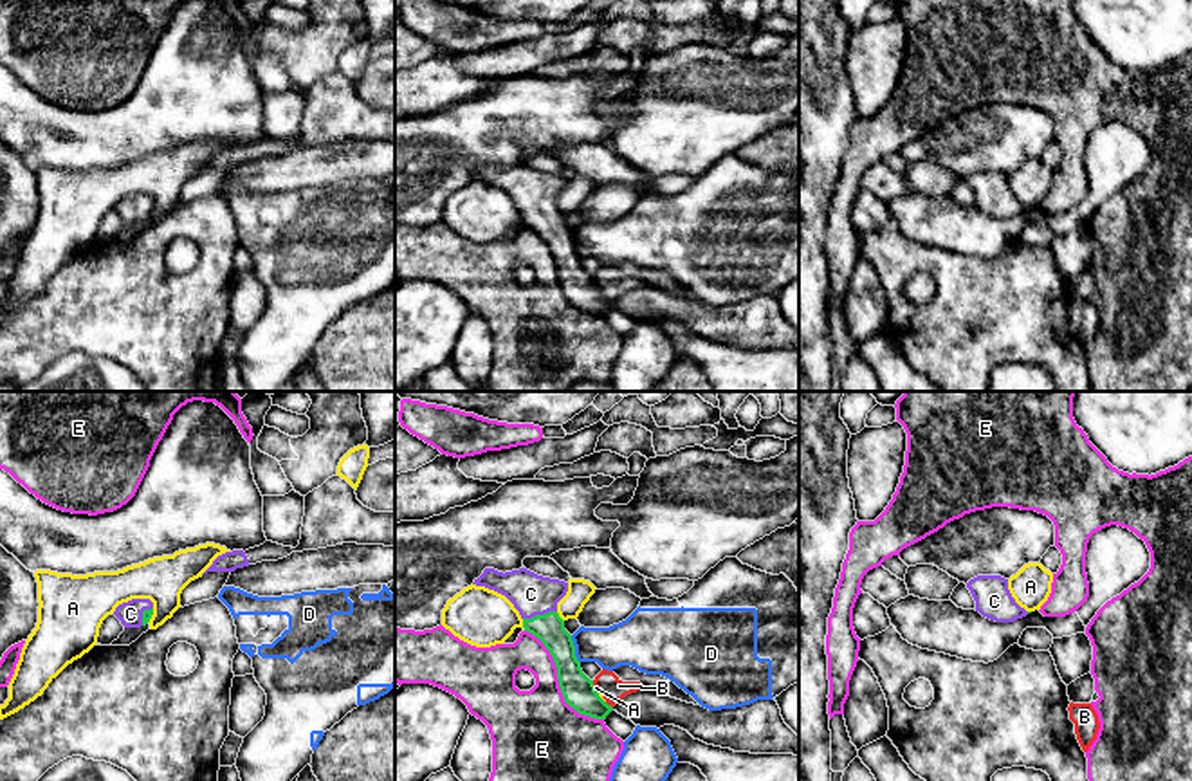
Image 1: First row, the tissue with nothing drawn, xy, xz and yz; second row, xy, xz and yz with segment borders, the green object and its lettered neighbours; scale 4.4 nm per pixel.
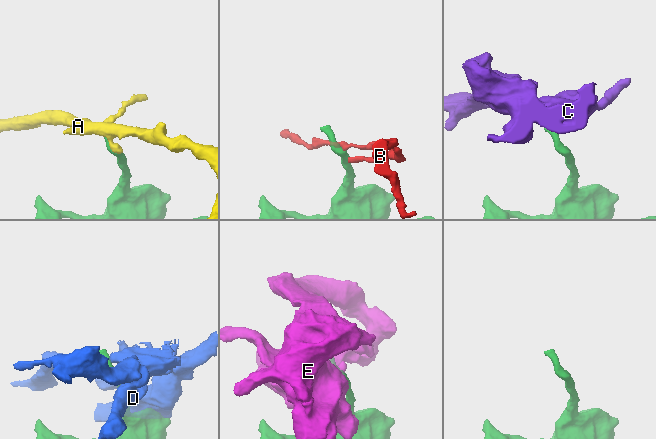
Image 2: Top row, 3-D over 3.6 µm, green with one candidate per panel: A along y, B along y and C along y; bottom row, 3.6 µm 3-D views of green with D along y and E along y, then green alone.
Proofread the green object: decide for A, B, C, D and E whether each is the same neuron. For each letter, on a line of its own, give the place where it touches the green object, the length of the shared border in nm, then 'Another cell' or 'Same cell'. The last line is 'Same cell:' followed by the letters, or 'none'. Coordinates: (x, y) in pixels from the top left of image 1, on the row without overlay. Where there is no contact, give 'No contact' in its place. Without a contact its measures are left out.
A: Touches green at xz (523, 220). Shared border 50 nm. Another cell
B: Touches green at xz (606, 300). Shared border 50 nm. Another cell
C: Touches green at xz (540, 211). Shared border 160 nm. Same cell
D: Touches green at xz (574, 246). Shared border 130 nm. Another cell
E: Touches green at xz (559, 278). Shared border 550 nm. Another cell
Same cell: C

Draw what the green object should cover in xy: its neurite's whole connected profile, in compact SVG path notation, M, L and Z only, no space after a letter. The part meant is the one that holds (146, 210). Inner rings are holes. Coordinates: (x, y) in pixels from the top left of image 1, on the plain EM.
M132 195L115 204L114 211L124 224L146 222L153 211L153 198L150 195Z

